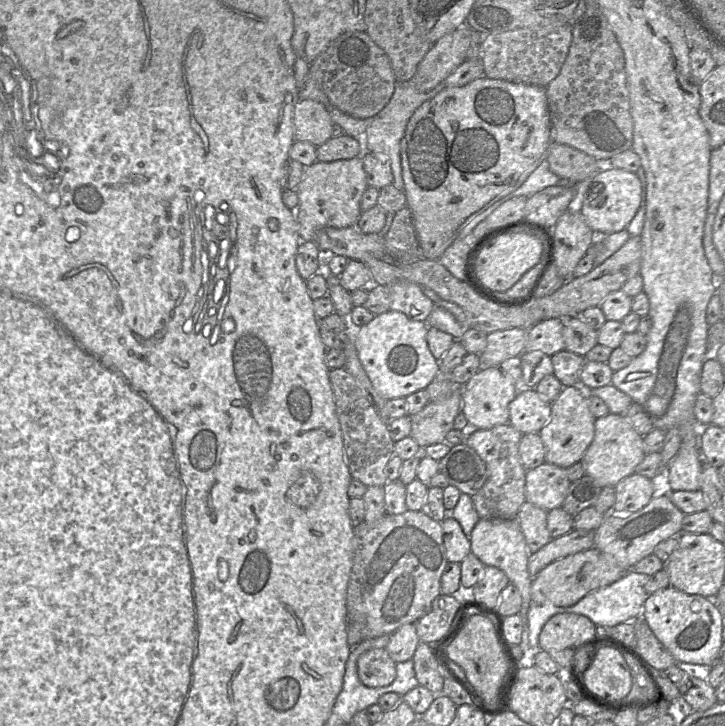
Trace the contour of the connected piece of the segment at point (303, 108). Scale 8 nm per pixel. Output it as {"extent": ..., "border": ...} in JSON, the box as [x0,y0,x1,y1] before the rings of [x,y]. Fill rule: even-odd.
{"extent":[294,100,334,147],"border":[[[299,100],[294,109],[295,141],[319,147],[333,137],[334,122],[324,105],[315,100]]]}

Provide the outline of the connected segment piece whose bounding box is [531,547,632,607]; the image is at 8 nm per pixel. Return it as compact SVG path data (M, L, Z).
M595 547L568 555L548 564L532 578L532 603L572 606L588 593L619 580L629 570L632 569L621 567L610 554Z

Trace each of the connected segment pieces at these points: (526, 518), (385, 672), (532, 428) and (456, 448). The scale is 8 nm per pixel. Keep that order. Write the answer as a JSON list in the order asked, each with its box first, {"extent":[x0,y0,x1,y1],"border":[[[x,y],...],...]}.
[{"extent":[516,501,552,553],"border":[[[526,501],[516,518],[526,540],[529,553],[535,553],[552,539],[547,527],[548,511]]]},{"extent":[357,648,396,687],"border":[[[385,648],[371,649],[359,656],[357,671],[366,687],[385,687],[396,678],[396,663]]]},{"extent":[509,387,551,434],"border":[[[521,387],[514,399],[509,403],[509,423],[522,434],[539,431],[549,421],[551,402],[543,398],[535,388]]]},{"extent":[439,443,487,495],"border":[[[466,443],[456,444],[439,460],[439,472],[461,493],[475,495],[487,480],[483,459]]]}]

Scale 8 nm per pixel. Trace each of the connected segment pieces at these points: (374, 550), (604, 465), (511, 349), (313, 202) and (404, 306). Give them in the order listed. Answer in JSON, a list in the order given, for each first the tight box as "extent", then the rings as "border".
[{"extent":[346,510,447,639],"border":[[[407,510],[402,514],[386,514],[373,523],[362,522],[354,527],[354,558],[347,587],[346,607],[348,621],[354,621],[362,626],[364,639],[376,638],[382,635],[391,635],[404,624],[415,623],[430,609],[433,600],[440,594],[440,580],[447,565],[446,549],[443,541],[442,524],[427,516],[422,510]]]},{"extent":[581,413,645,487],"border":[[[609,413],[596,418],[593,440],[581,463],[586,475],[592,477],[601,487],[615,487],[622,479],[636,472],[645,455],[643,436],[634,429],[628,418],[621,414]]]},{"extent":[479,328,527,367],"border":[[[510,328],[487,334],[484,350],[479,354],[481,367],[499,366],[504,360],[525,351],[527,329]]]},{"extent":[296,155,368,242],"border":[[[362,155],[334,162],[316,161],[305,168],[296,191],[299,198],[299,236],[302,242],[314,241],[317,232],[326,227],[356,227],[362,214],[360,202],[368,188]]]},{"extent":[386,281,433,320],"border":[[[397,281],[386,286],[390,290],[390,310],[403,312],[413,320],[427,320],[433,301],[424,294],[421,286],[409,281]]]}]

